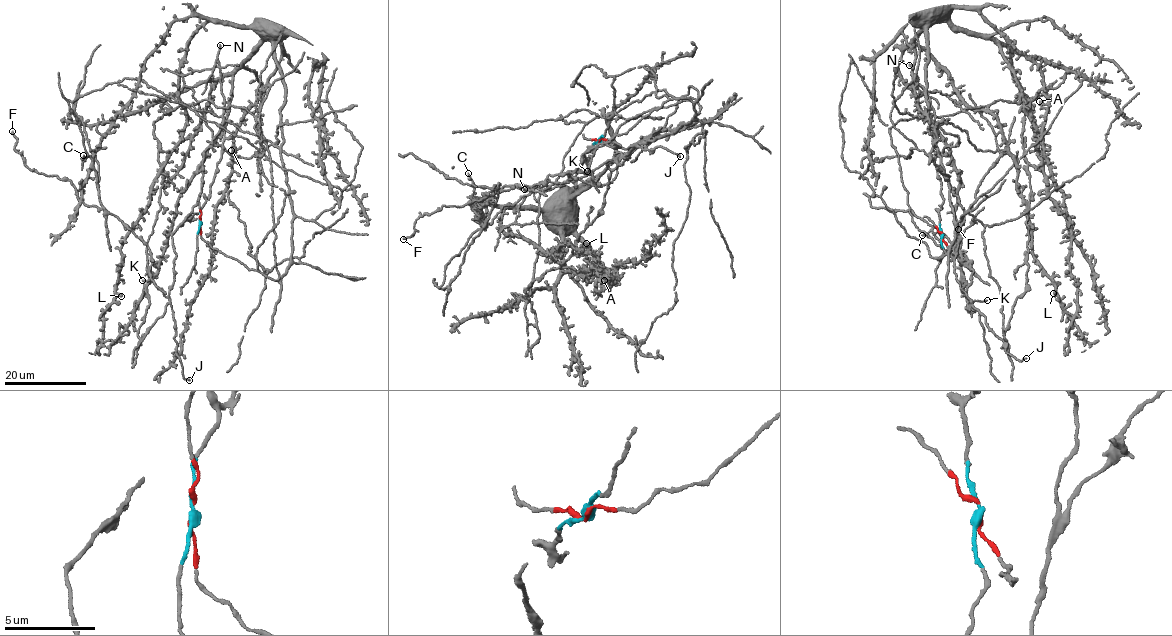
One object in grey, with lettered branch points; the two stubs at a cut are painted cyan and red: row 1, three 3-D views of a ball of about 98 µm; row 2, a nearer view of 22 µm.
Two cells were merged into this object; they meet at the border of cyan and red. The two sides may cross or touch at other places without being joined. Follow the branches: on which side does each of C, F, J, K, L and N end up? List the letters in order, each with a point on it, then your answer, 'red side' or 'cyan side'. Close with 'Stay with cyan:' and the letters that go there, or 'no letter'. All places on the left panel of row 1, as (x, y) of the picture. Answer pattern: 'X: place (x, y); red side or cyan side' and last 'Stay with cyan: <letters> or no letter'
C: place (83, 155); cyan side
F: place (12, 131); cyan side
J: place (189, 380); cyan side
K: place (142, 280); cyan side
L: place (121, 296); red side
N: place (220, 45); cyan side
Stay with cyan: C, F, J, K, N

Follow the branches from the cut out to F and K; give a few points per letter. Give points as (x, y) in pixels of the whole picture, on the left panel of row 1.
F: (200, 221), (221, 128), (196, 205), (172, 235), (165, 297), (149, 248), (68, 180), (26, 166), (12, 131)
K: (200, 221), (221, 156), (221, 128), (204, 152), (196, 205), (172, 235), (168, 295), (151, 279), (142, 280)

